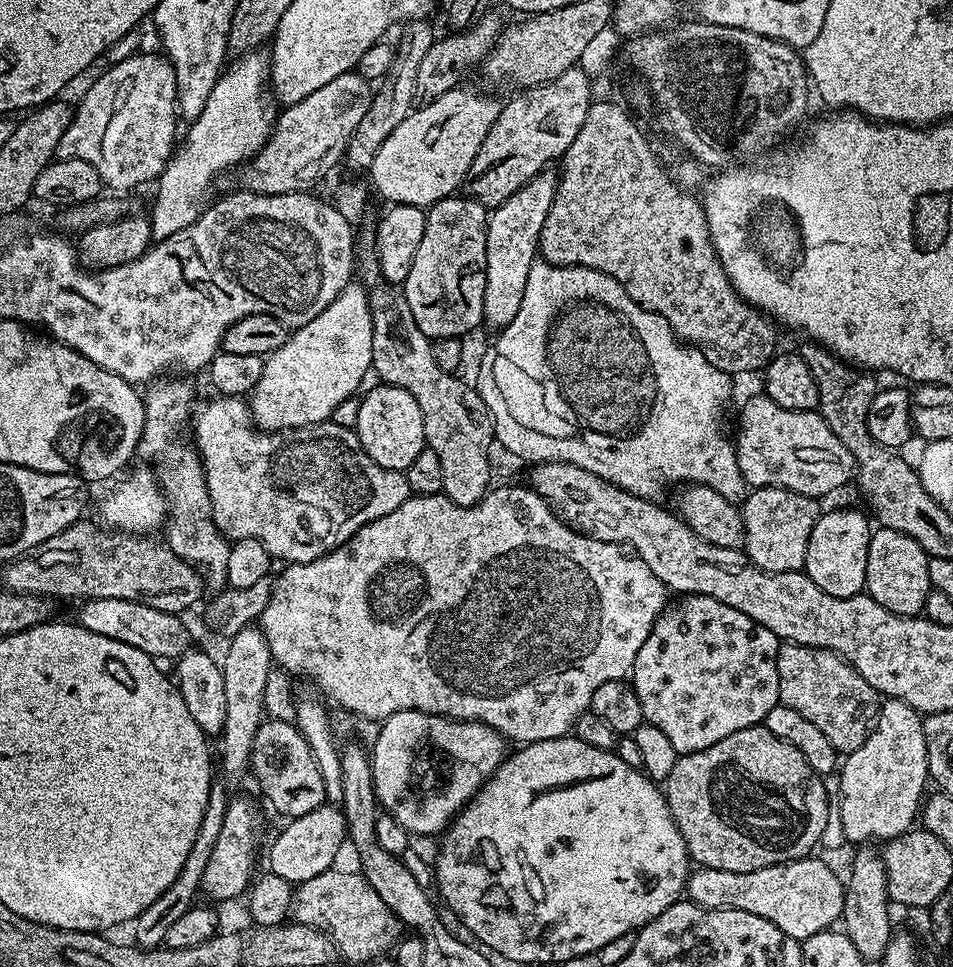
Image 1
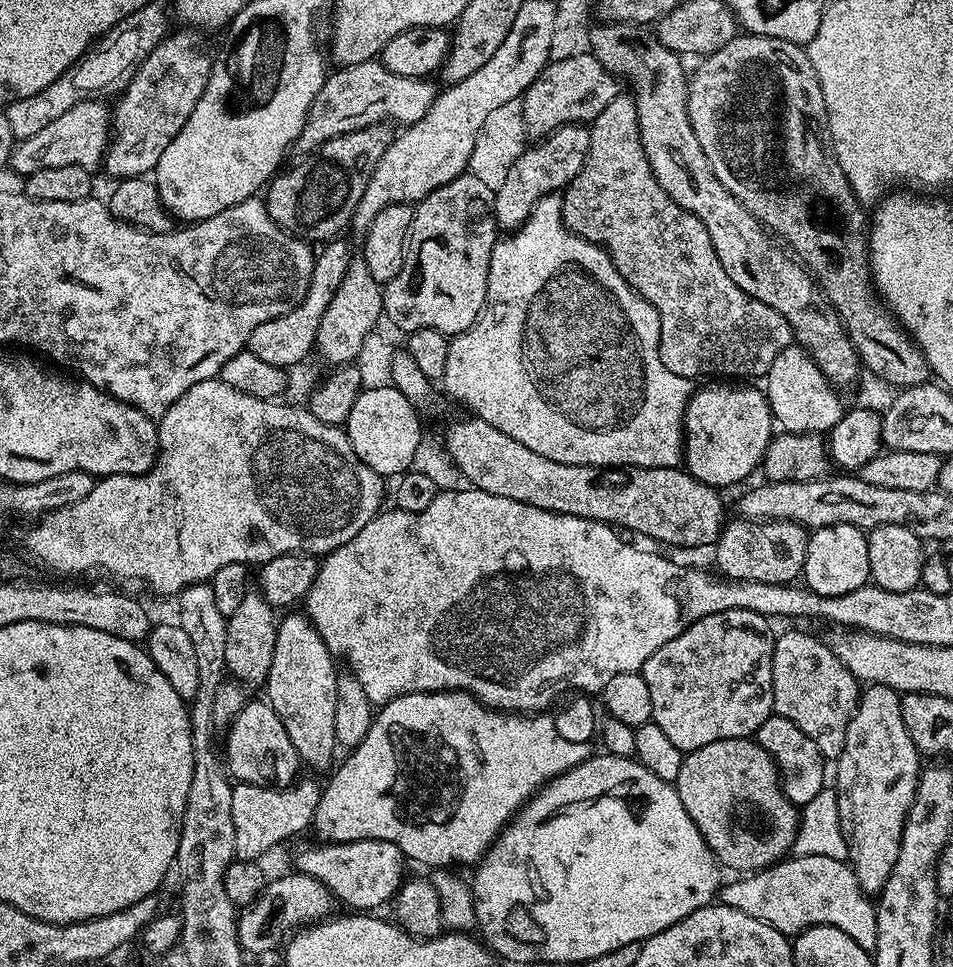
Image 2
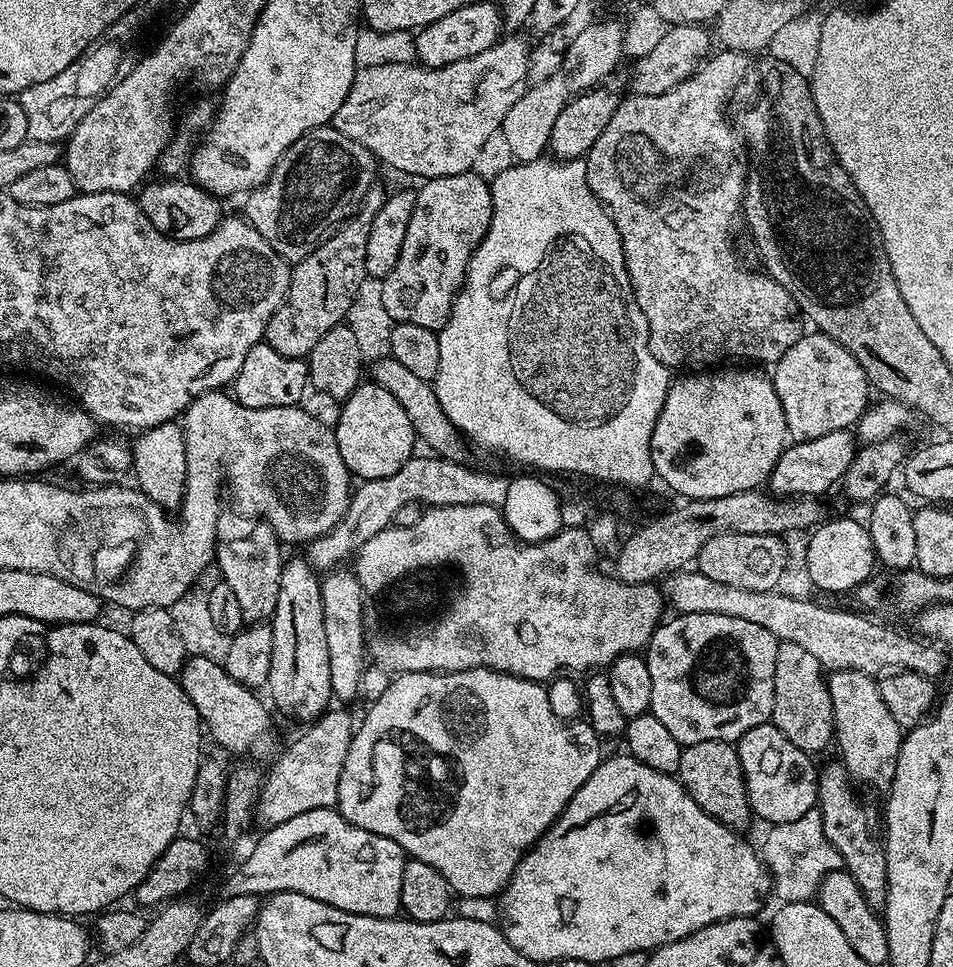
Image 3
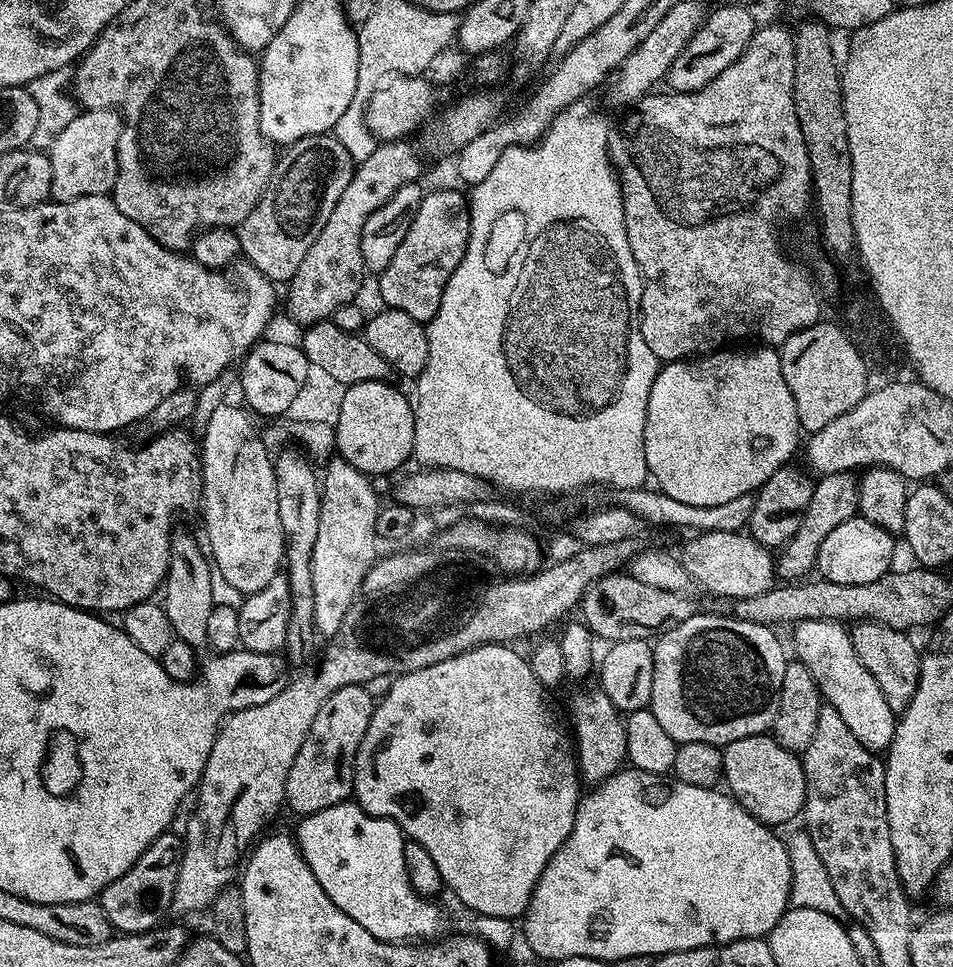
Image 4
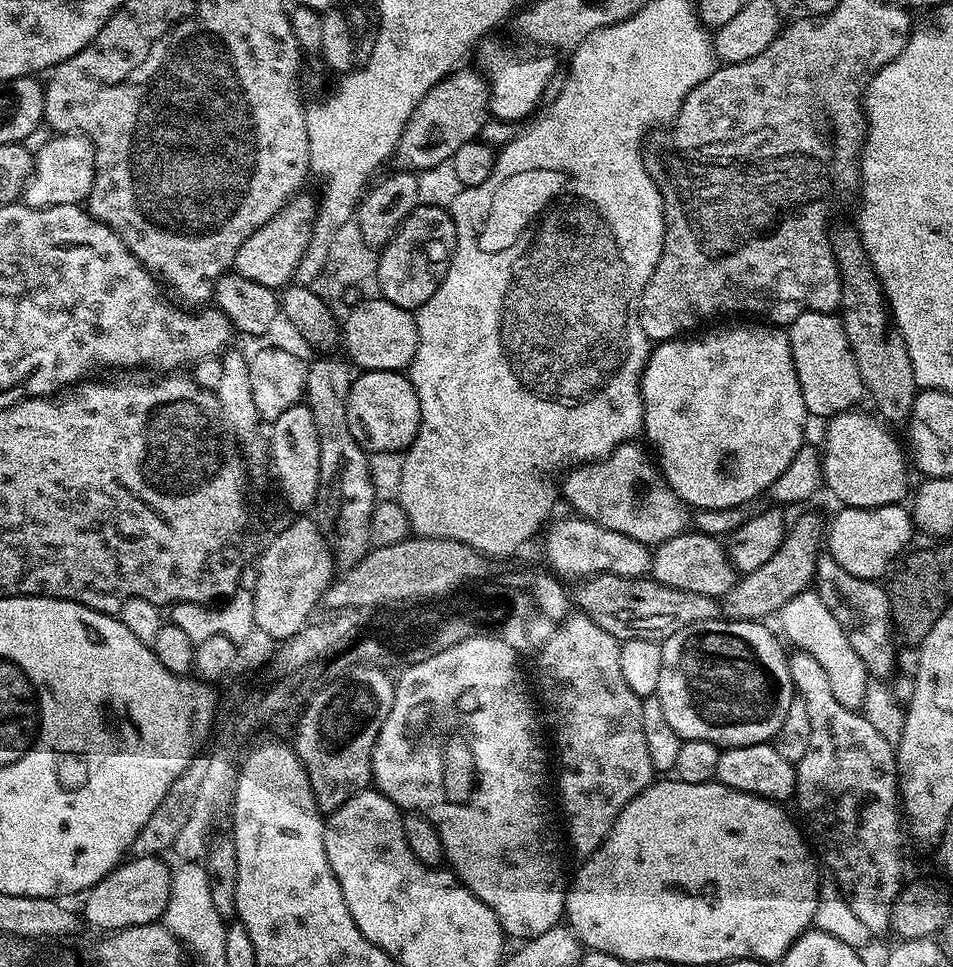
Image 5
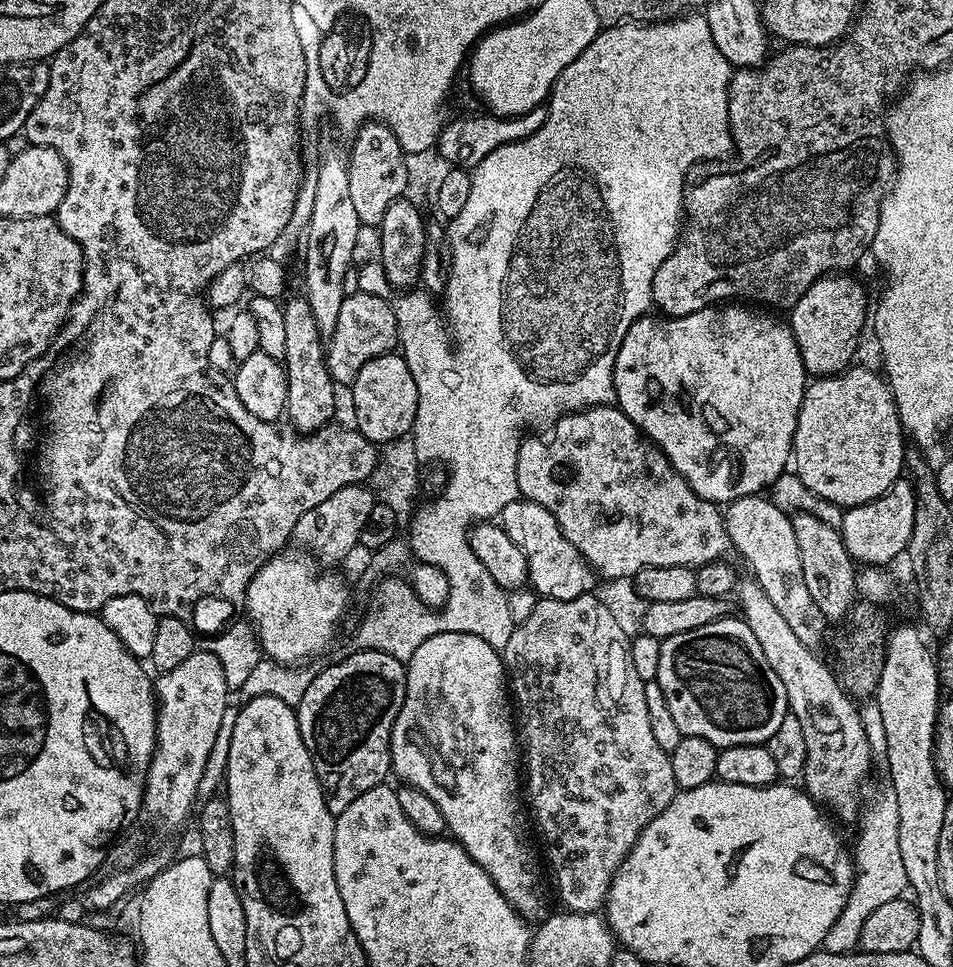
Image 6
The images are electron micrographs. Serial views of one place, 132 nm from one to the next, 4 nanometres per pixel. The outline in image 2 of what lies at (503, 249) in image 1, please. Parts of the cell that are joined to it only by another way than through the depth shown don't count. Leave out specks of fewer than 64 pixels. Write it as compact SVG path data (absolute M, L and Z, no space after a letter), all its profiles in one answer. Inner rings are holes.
M583 123L563 125L552 133L537 139L507 171L506 180L496 194L496 223L501 229L515 230L532 217L534 206L542 198L563 193L573 178L582 170L590 150L590 131Z

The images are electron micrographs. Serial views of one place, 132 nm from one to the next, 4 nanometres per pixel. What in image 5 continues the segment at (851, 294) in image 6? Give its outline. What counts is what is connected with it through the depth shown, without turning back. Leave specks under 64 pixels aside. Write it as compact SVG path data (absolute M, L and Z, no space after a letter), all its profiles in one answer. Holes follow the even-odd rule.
M805 310L787 329L787 334L792 347L794 370L798 374L798 386L802 390L804 411L809 417L831 418L839 412L855 409L859 405L856 403L865 399L864 383L858 374L858 362L854 362L844 321L839 315Z

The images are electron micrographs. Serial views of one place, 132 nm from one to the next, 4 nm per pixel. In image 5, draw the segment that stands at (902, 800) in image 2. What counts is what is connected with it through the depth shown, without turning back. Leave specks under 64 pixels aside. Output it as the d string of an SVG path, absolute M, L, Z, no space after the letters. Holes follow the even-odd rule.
M814 590L798 593L796 597L790 598L780 608L778 619L780 619L781 629L779 628L779 631L782 633L783 639L789 645L792 643L791 647L795 651L810 654L810 658L814 658L820 663L822 671L830 681L834 698L838 698L838 702L842 702L842 706L847 708L863 709L870 675L862 658L858 658L854 646L850 646L850 638L846 638L846 630L842 630L838 618L834 618L834 614L830 614L826 602L822 602L819 594Z

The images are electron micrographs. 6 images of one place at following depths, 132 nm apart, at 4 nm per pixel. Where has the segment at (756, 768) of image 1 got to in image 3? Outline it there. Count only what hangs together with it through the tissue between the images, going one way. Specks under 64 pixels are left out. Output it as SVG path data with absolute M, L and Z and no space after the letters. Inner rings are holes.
M707 740L687 745L680 759L678 779L690 798L694 798L694 802L698 802L706 814L728 828L744 830L742 828L754 820L752 807L748 805L748 787L744 781L740 756L729 741Z

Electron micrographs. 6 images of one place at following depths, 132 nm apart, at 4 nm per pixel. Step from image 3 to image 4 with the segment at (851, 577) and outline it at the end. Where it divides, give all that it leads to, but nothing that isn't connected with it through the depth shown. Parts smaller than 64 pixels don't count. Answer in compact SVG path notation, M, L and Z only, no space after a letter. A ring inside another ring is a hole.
M854 515L842 526L830 530L822 546L818 546L816 568L823 579L847 586L861 586L862 583L876 582L893 567L892 559L896 556L897 537L893 533L882 530L882 526L874 526L862 515Z

